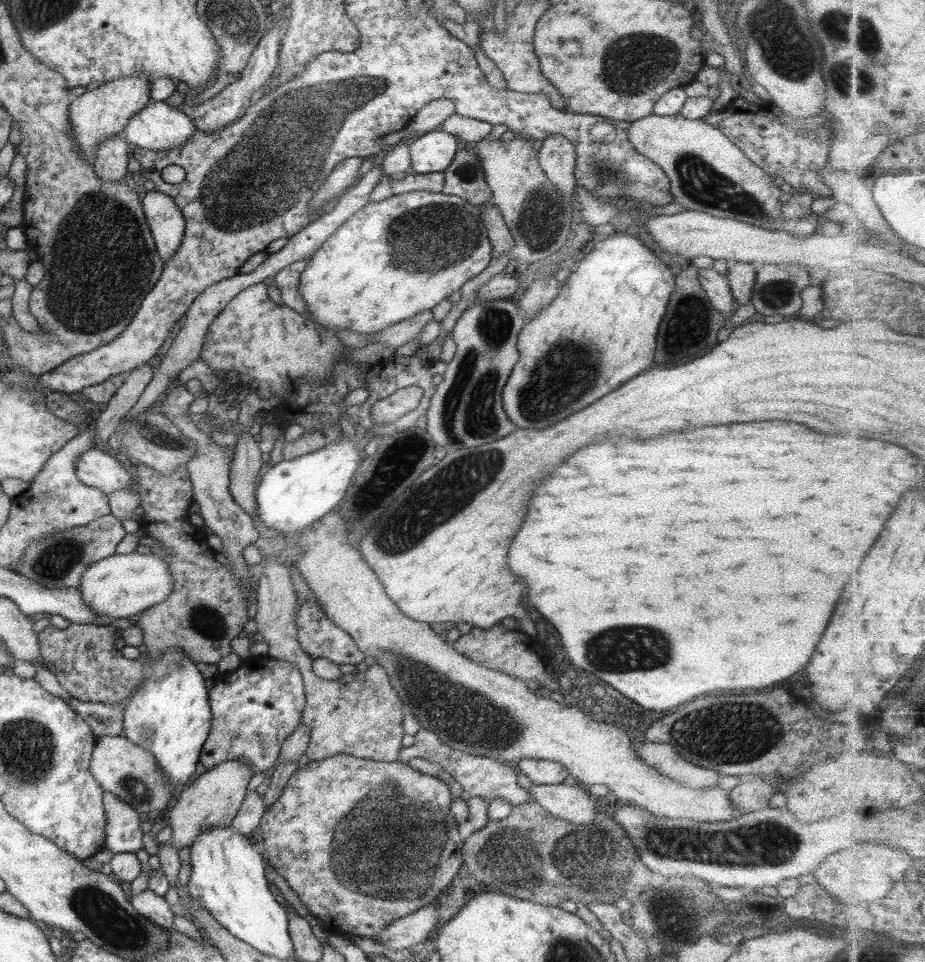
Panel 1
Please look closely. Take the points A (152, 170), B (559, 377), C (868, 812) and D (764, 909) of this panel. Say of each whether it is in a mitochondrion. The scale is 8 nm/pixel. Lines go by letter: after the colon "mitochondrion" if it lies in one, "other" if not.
A: other
B: mitochondrion
C: other
D: other

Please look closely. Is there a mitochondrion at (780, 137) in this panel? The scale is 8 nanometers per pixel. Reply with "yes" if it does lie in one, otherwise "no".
no

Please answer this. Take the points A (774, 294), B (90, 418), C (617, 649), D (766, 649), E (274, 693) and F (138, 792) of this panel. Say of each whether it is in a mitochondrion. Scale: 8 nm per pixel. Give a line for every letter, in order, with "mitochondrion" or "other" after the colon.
A: mitochondrion
B: other
C: mitochondrion
D: other
E: other
F: mitochondrion

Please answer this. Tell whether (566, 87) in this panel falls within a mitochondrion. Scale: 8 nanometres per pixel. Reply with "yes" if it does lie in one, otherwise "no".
no

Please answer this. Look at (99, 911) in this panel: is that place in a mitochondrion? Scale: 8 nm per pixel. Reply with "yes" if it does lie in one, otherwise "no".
yes

